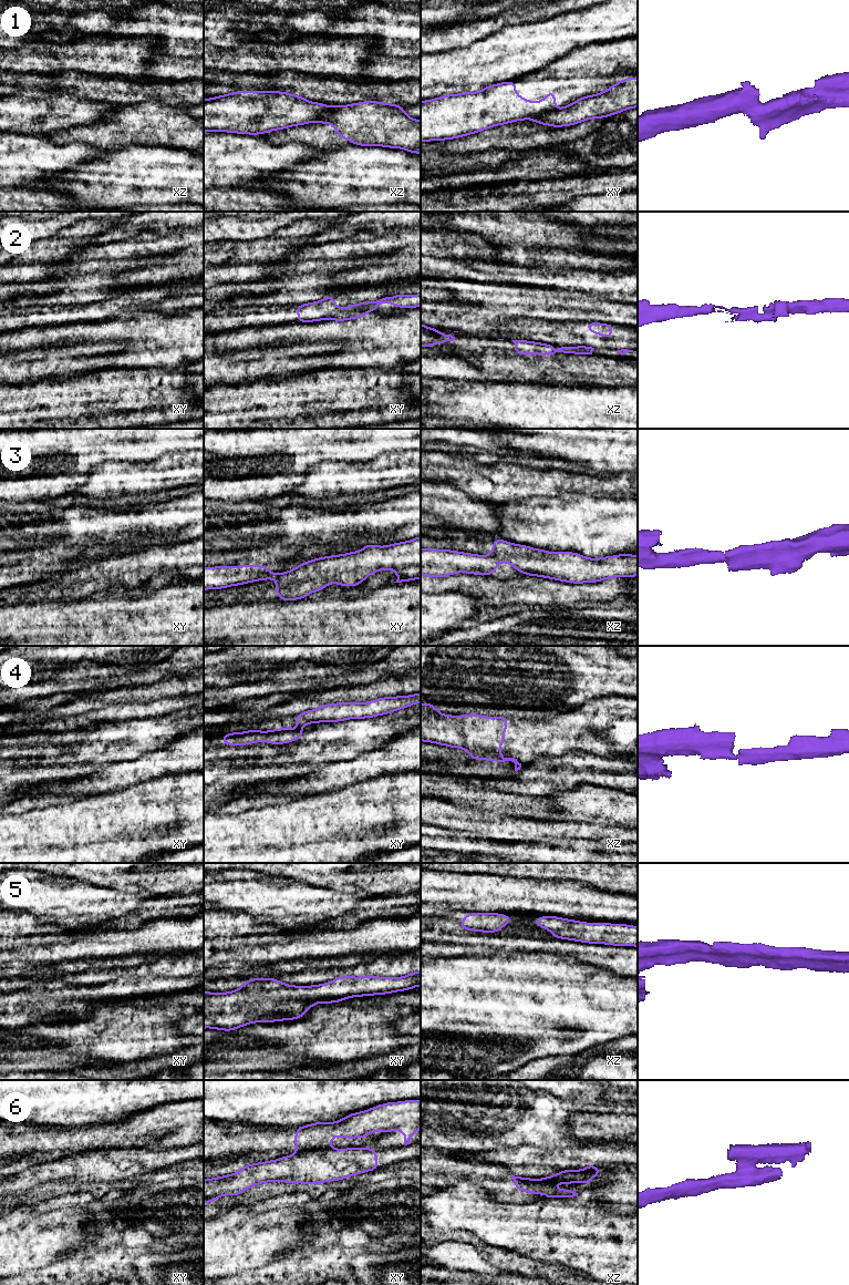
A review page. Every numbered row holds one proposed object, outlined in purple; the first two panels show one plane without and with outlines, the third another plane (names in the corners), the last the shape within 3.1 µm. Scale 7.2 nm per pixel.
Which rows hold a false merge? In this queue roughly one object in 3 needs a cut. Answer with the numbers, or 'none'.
1, 2, 3, 4, 6

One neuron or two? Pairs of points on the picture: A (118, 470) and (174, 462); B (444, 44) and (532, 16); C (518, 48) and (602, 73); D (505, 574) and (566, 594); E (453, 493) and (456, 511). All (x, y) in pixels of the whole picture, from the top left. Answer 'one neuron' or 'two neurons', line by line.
A: one neuron
B: one neuron
C: two neurons
D: two neurons
E: one neuron

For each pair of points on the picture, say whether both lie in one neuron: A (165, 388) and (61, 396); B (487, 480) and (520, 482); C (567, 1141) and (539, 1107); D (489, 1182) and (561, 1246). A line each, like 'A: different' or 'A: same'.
A: same
B: same
C: same
D: different

